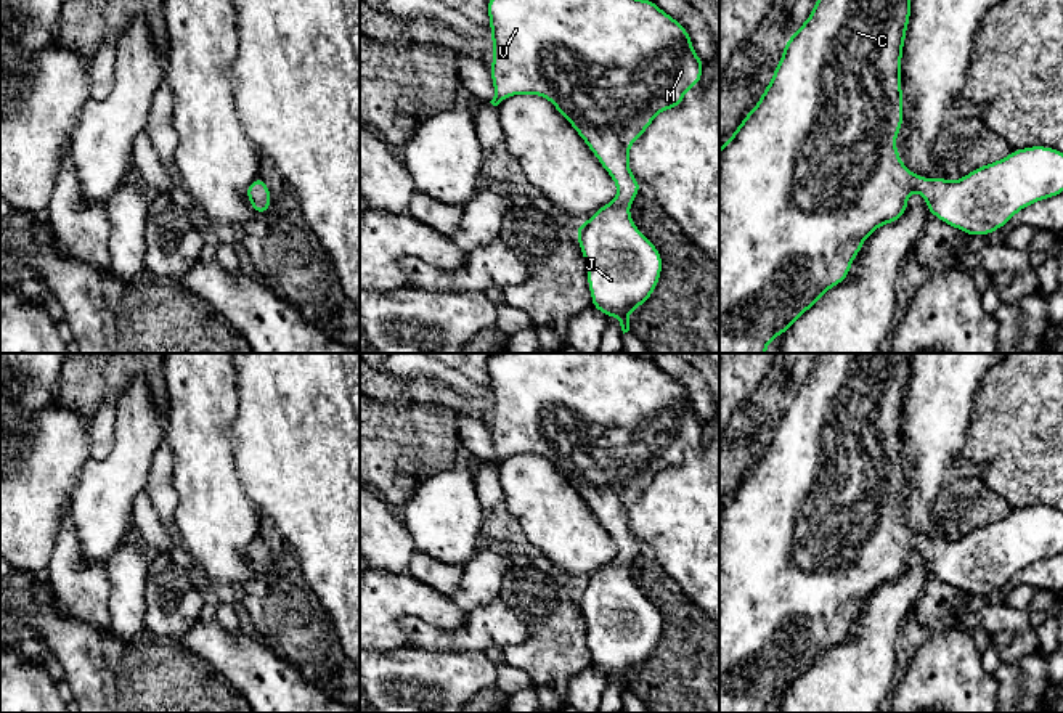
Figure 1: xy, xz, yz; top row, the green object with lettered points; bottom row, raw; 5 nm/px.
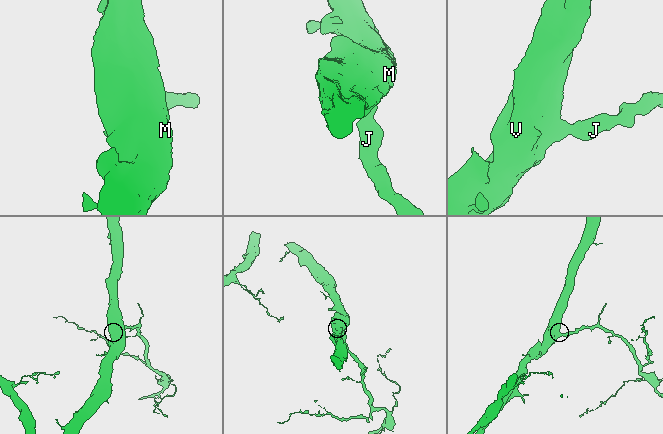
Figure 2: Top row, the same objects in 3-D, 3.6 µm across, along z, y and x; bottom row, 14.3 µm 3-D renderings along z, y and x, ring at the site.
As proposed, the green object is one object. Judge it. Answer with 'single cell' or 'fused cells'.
single cell

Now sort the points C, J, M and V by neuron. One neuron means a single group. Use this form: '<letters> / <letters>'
C J M V

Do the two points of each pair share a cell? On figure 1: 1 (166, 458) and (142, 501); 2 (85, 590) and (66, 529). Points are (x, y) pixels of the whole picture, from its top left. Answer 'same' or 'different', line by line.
1: different
2: same

